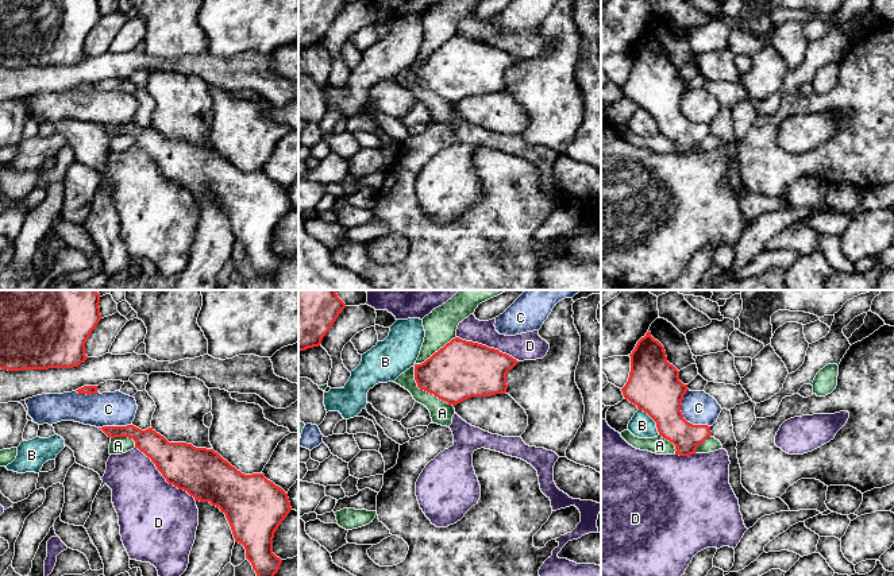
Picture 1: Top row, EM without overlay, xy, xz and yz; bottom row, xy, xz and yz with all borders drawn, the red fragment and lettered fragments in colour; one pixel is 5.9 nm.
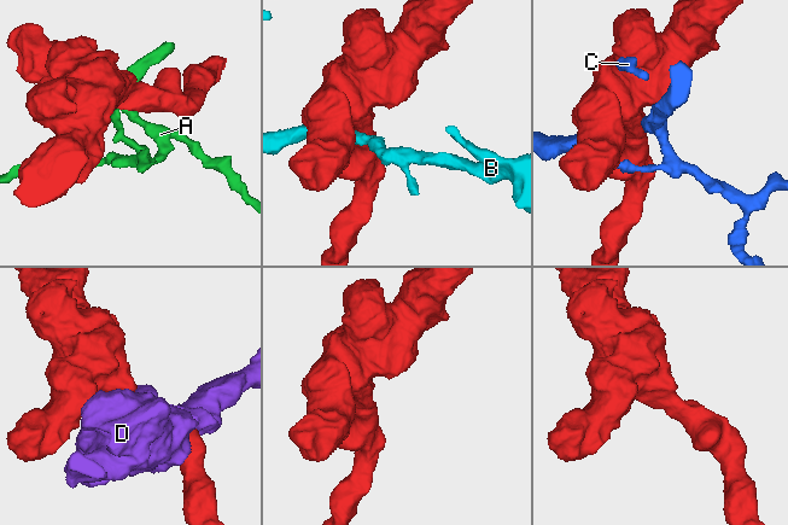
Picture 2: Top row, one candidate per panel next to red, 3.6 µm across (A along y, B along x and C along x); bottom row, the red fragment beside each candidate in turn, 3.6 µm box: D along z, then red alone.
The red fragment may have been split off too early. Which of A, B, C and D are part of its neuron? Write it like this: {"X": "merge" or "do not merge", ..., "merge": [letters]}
{"A": "do not merge", "B": "do not merge", "C": "do not merge", "D": "do not merge", "merge": []}

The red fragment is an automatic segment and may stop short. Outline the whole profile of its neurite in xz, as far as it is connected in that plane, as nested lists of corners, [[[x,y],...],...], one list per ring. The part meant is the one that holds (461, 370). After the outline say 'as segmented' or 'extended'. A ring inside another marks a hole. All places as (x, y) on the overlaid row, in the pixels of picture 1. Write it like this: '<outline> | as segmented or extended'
[[[452,339],[421,364],[415,364],[420,390],[448,405],[471,397],[505,394],[506,374],[517,364],[512,356],[486,345]]] | as segmented

